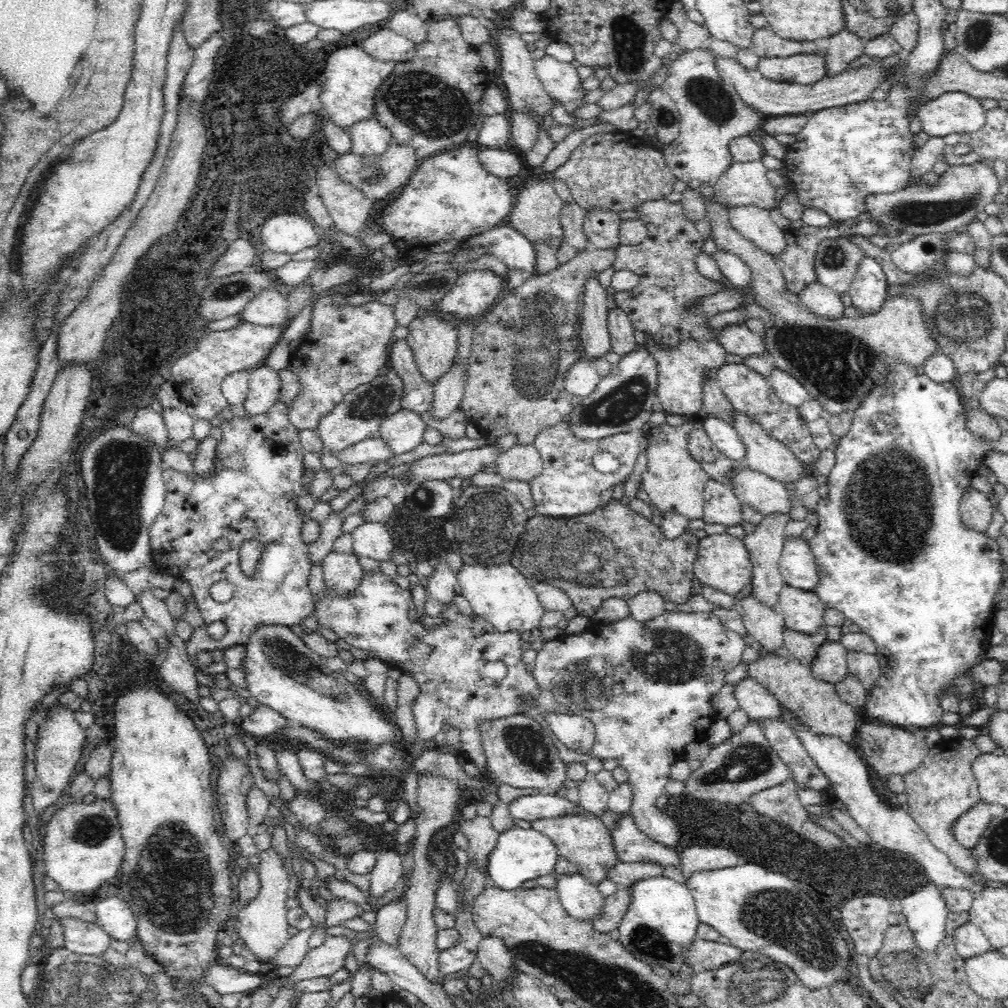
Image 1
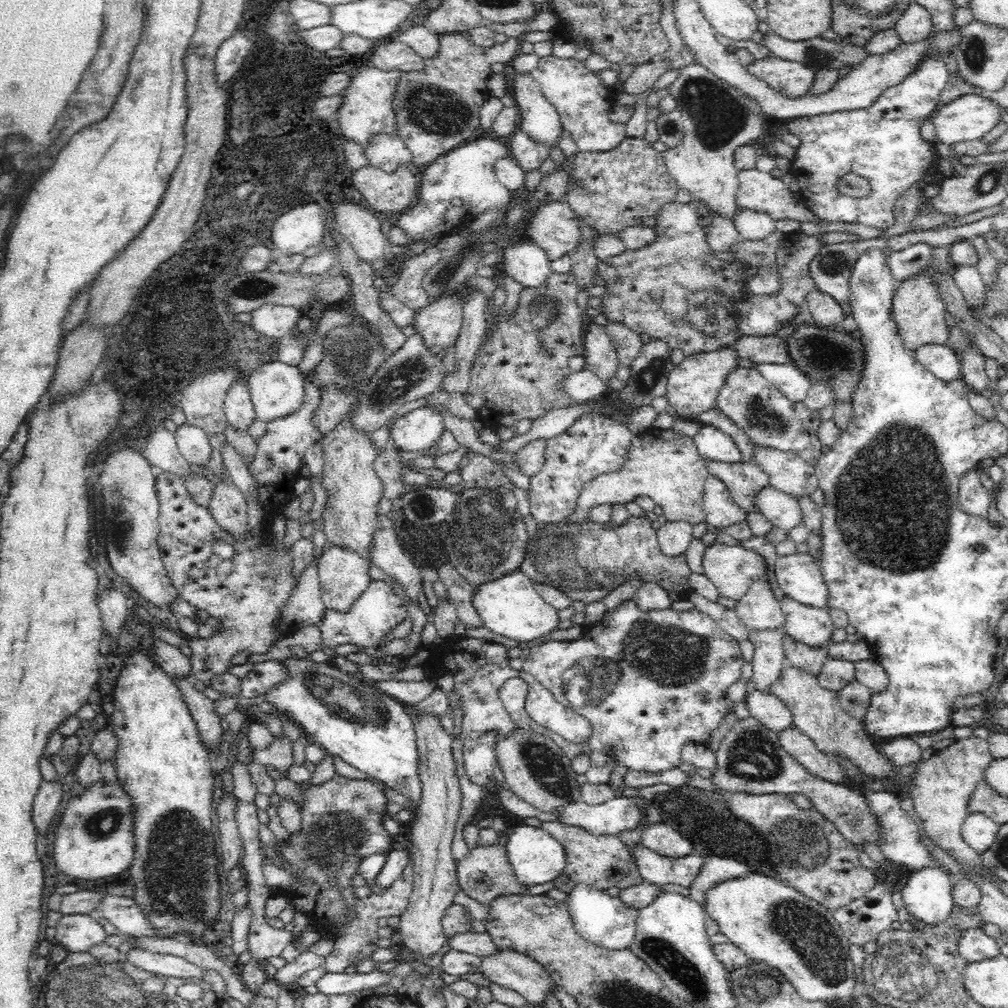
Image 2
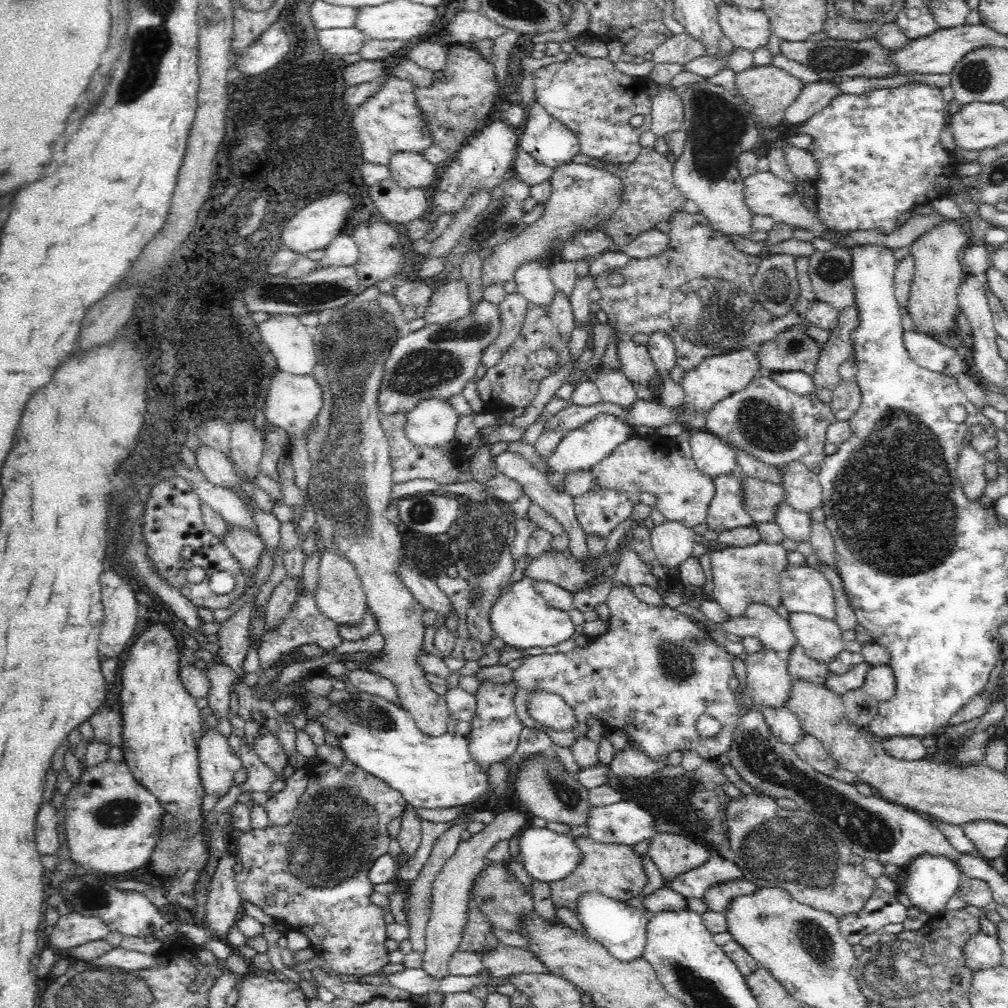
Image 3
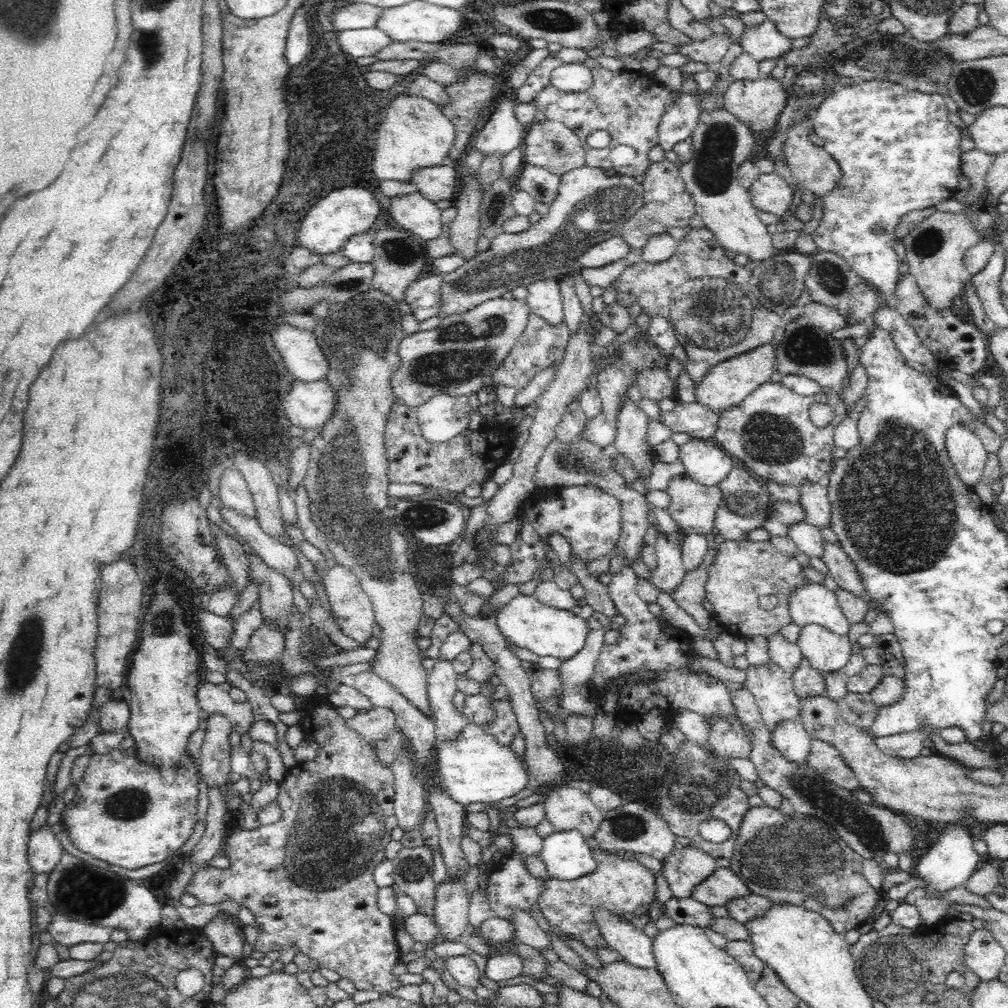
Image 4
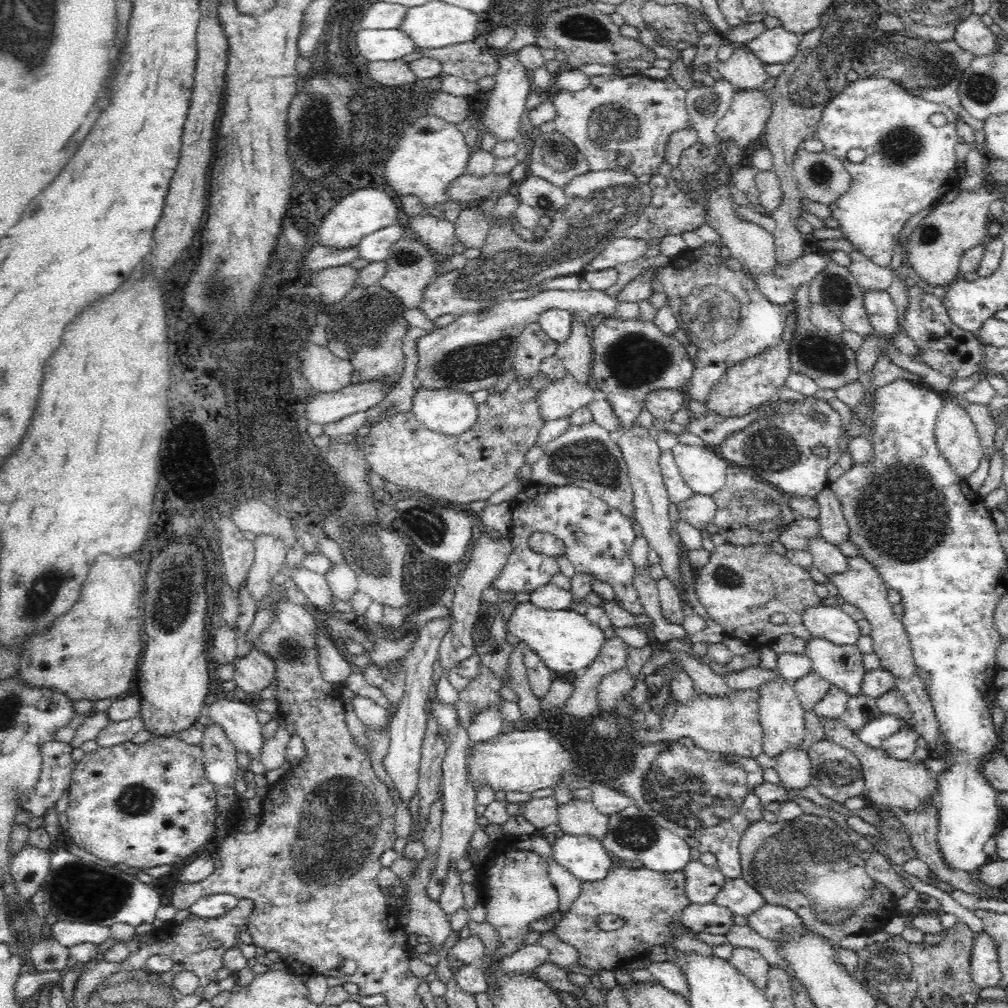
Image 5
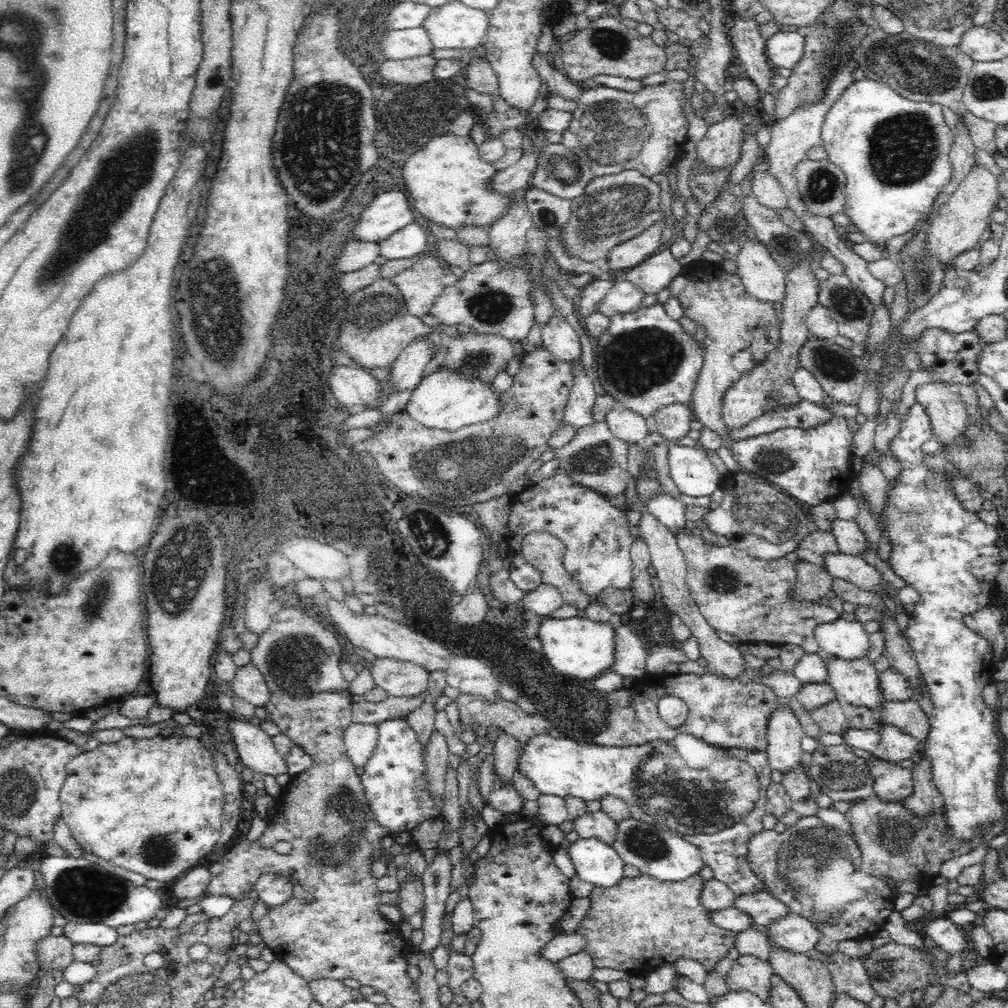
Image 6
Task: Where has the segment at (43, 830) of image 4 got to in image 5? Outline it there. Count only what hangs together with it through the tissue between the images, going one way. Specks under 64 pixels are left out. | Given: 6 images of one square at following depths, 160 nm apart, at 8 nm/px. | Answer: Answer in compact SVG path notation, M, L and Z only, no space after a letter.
M26 845L14 855L9 874L20 896L28 900L42 889L47 873L50 872L52 854L49 847L40 849Z

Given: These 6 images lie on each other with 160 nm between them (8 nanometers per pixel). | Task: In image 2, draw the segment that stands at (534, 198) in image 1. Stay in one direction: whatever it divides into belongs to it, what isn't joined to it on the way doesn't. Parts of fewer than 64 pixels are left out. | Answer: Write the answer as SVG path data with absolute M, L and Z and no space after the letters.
M564 198L539 205L528 220L525 234L547 254L551 263L570 254L584 238L578 217L571 213Z

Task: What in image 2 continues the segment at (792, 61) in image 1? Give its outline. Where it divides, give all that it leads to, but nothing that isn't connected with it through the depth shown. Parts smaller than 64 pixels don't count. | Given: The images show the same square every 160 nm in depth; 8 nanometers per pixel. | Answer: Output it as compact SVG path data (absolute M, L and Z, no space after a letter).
M774 56L755 60L747 70L770 87L784 91L786 97L806 95L812 88L817 72L800 62L791 62Z

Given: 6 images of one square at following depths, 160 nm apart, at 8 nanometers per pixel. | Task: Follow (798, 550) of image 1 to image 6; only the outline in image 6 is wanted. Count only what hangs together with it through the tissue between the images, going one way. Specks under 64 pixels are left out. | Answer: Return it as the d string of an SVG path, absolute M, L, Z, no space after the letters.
M841 616L815 628L815 639L820 652L846 660L866 657L870 648L869 635L864 631L863 623L845 620Z

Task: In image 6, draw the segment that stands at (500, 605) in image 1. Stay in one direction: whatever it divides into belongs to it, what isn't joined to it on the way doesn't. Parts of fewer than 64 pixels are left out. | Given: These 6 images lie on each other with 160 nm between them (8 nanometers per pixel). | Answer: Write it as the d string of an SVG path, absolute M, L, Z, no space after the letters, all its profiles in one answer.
M546 615L539 624L536 634L540 638L541 653L561 676L594 680L604 674L614 662L615 629L610 622L592 622L582 617L556 618Z

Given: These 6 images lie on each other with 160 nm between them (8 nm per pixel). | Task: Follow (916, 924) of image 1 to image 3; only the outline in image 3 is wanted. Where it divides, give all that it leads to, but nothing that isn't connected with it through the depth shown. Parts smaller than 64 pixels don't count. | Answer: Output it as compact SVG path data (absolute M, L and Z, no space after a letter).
M924 854L912 859L906 868L908 880L904 884L904 894L910 899L912 907L930 915L930 918L943 914L948 901L958 891L962 877L964 877L957 861L950 860L945 856Z

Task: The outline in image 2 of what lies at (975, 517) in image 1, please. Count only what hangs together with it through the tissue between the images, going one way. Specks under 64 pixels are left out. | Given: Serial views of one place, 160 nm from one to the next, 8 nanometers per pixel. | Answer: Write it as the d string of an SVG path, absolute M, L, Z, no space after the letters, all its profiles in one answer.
M978 468L967 470L959 483L959 505L962 512L988 518L991 494L982 486Z

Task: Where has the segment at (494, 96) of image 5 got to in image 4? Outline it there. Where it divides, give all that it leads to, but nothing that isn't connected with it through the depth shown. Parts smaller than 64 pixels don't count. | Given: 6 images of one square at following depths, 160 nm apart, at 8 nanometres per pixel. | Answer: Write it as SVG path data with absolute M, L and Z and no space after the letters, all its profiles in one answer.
M500 98L493 108L494 114L487 123L474 134L470 148L488 154L499 153L506 156L514 148L523 146L525 127L518 122L514 112L516 100Z

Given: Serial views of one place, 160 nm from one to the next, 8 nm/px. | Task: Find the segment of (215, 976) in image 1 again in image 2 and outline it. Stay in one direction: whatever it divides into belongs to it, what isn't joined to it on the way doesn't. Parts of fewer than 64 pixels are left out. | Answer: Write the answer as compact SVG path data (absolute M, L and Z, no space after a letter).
M132 949L128 954L123 954L123 962L163 978L175 980L204 979L203 968L192 964L192 962L187 962L184 958L170 954L154 954L146 950Z

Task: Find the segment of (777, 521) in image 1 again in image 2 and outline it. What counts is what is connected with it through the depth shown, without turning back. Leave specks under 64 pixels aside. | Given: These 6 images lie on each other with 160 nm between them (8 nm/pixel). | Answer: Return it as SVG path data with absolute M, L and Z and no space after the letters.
M766 578L754 579L749 590L737 602L735 611L742 626L751 630L774 630L782 627L785 616L781 604Z

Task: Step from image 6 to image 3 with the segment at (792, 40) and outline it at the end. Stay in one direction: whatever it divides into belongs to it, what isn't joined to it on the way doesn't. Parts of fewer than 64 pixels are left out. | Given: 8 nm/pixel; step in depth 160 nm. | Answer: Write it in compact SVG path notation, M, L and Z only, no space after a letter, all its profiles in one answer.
M725 3L717 10L723 35L732 41L734 48L755 52L758 47L767 46L771 30L764 11Z

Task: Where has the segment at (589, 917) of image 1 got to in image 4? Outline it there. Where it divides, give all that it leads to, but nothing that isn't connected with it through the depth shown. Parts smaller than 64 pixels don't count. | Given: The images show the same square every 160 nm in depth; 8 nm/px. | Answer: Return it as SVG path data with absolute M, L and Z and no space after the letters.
M606 908L594 912L593 920L597 922L602 939L606 940L608 947L615 950L623 961L642 968L656 968L652 942L644 930L635 928L626 920L619 920L612 916Z

